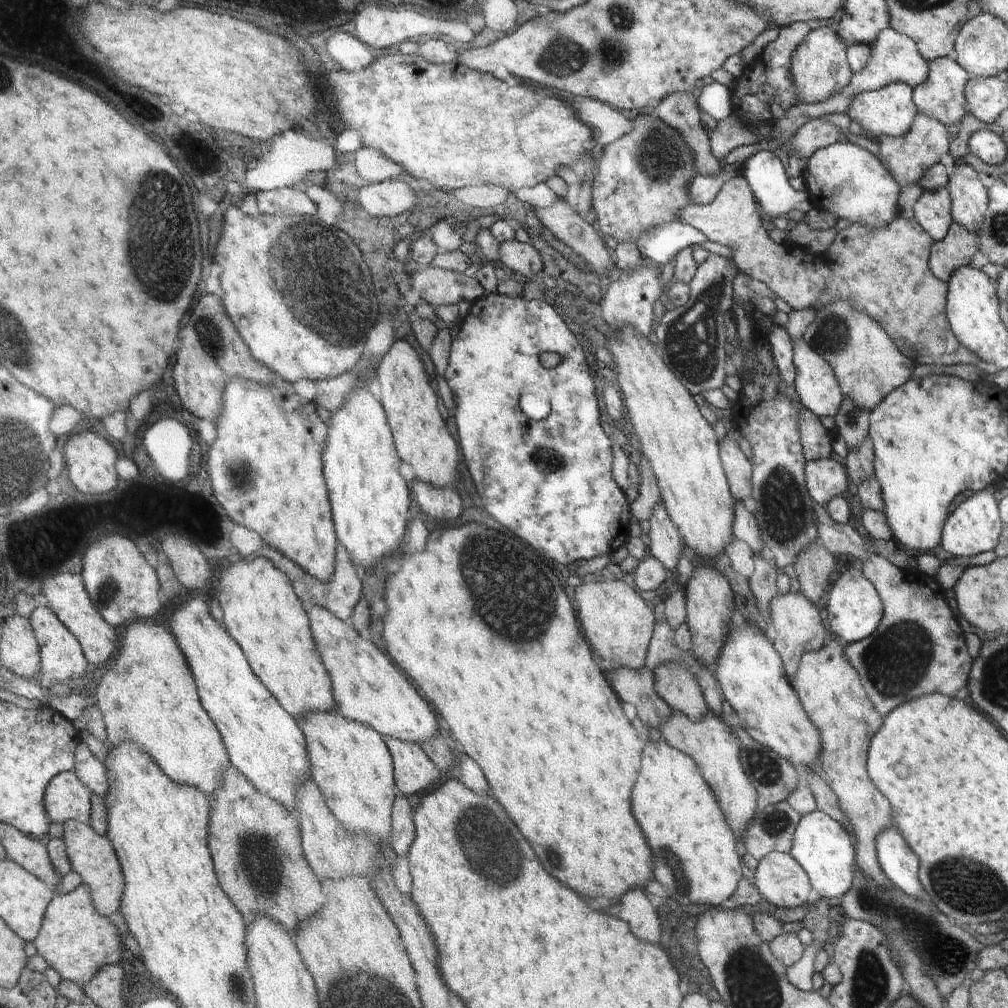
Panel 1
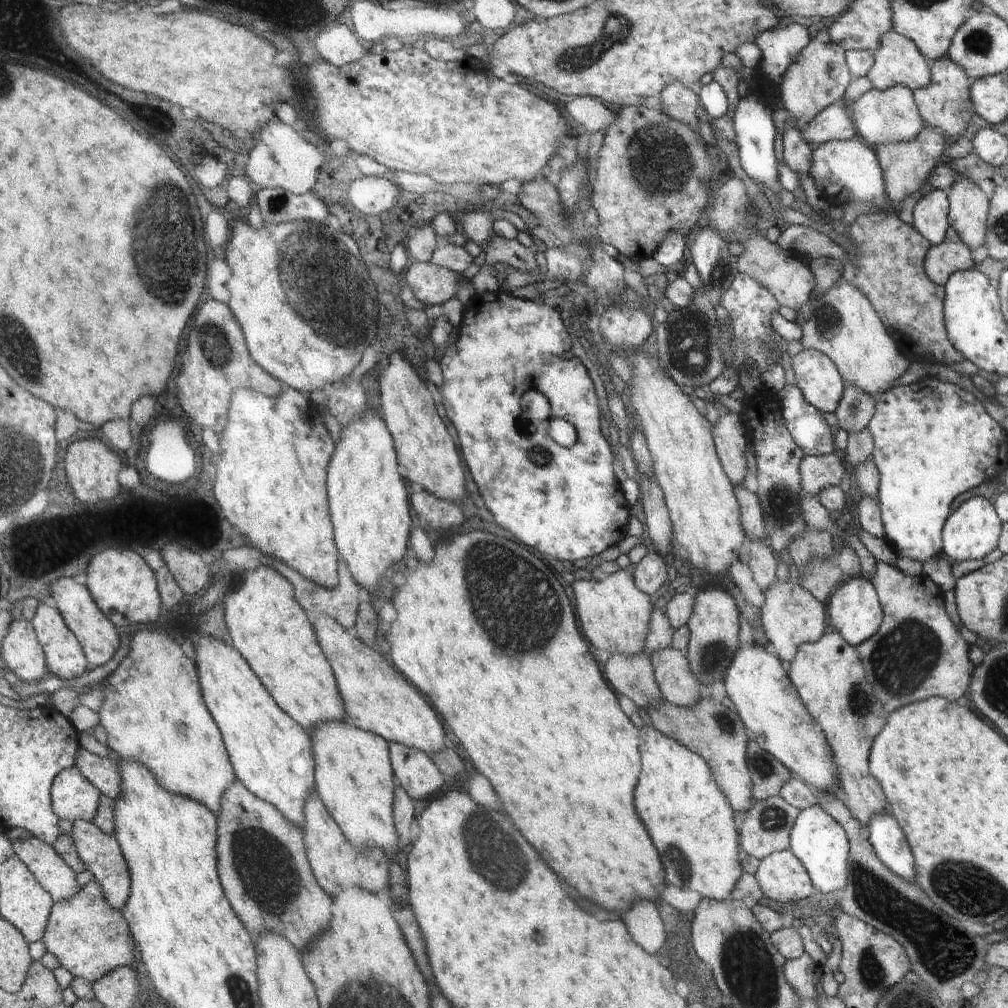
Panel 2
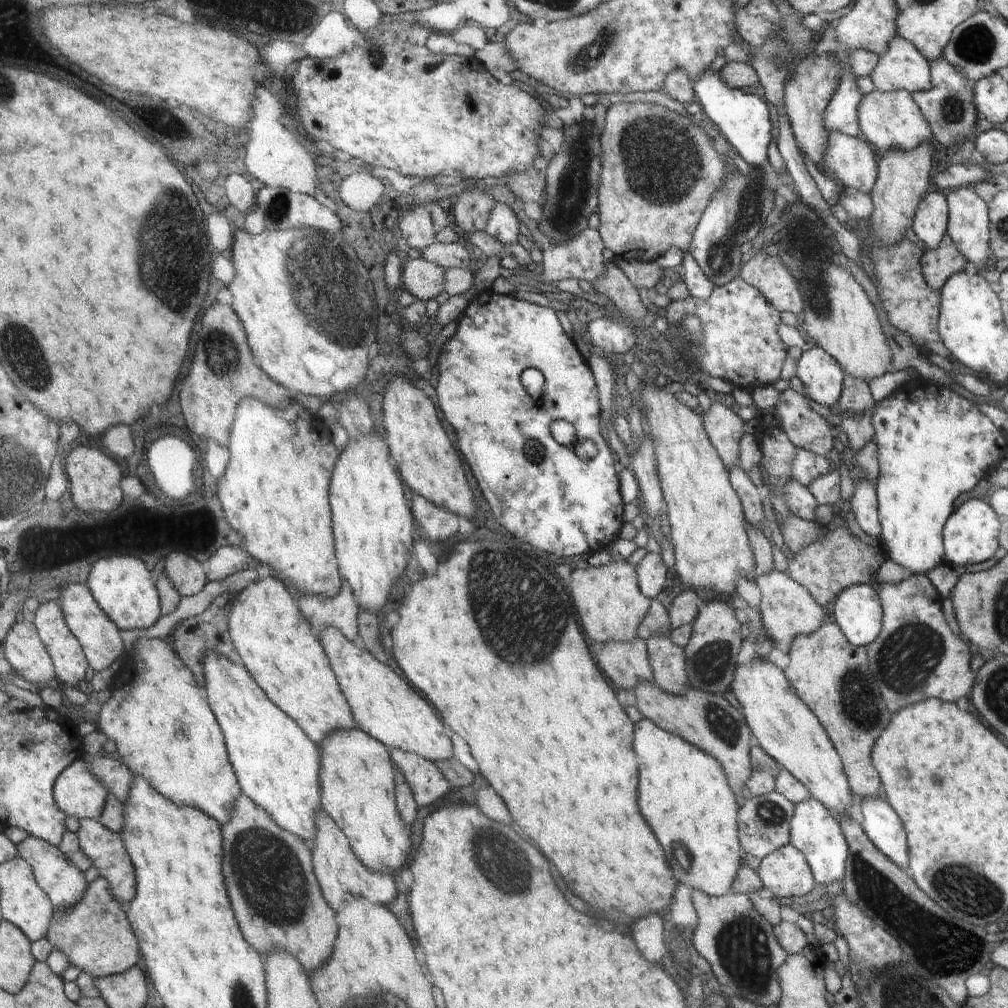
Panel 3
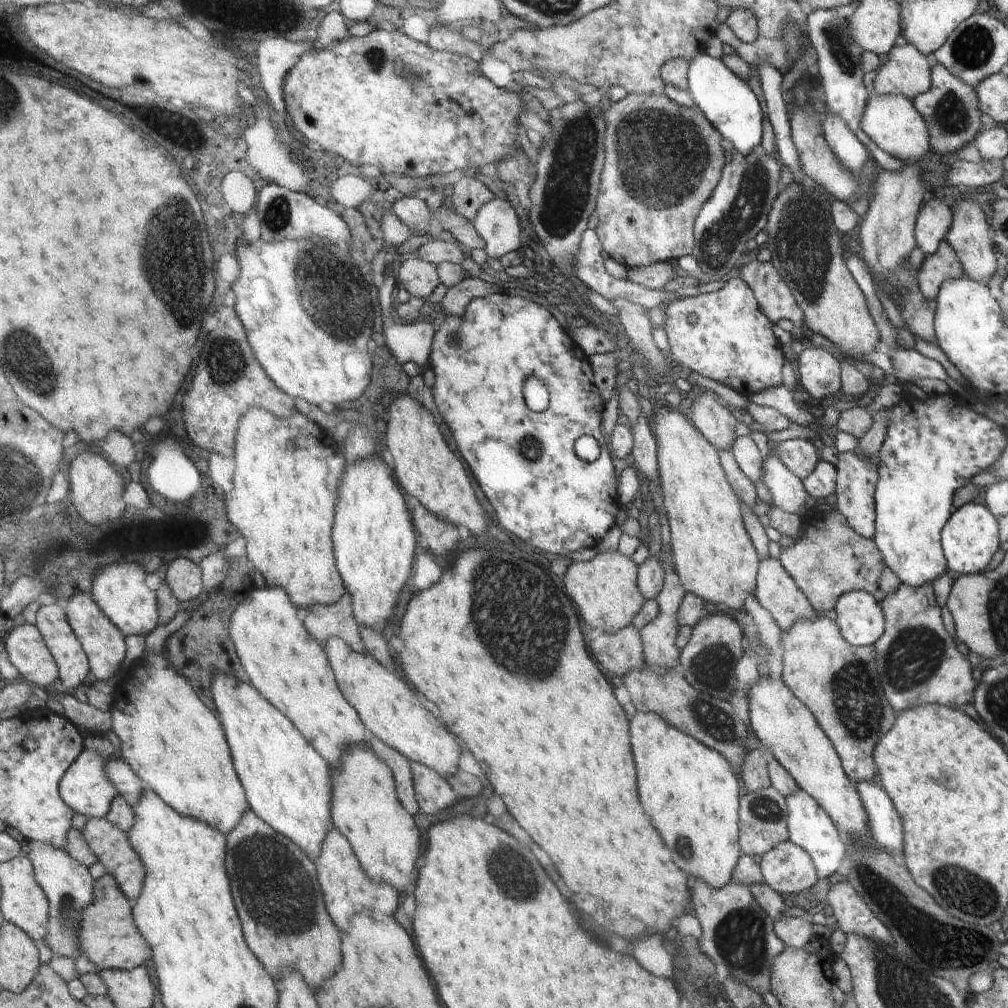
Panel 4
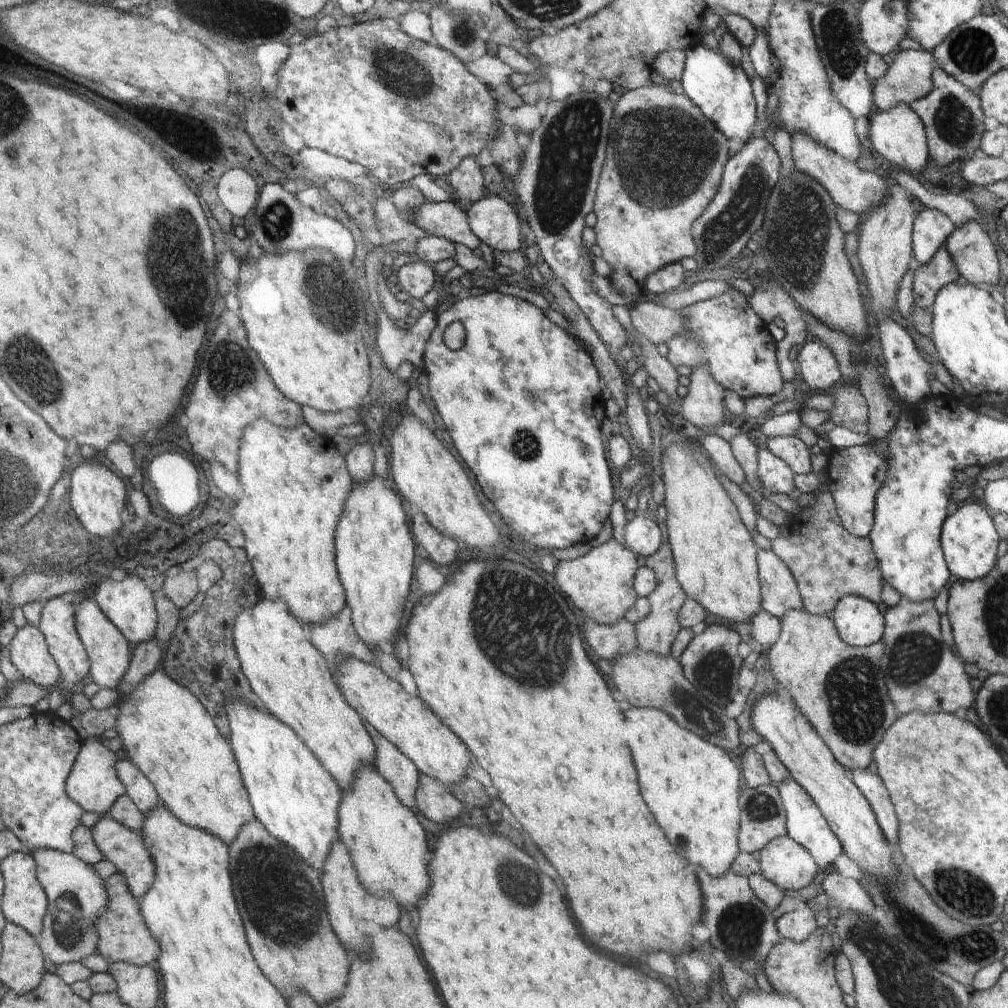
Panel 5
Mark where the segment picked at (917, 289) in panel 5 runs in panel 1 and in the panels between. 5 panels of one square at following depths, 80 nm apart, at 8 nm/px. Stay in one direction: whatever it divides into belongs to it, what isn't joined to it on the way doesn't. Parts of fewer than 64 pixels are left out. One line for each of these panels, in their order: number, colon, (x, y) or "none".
1: (953, 252)
2: (952, 255)
3: (939, 265)
4: (944, 264)

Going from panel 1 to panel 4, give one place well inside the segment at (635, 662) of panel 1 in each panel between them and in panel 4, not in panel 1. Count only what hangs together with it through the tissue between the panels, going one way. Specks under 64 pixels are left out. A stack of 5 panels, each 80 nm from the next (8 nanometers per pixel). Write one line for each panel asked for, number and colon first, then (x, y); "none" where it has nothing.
2: (615, 614)
3: (611, 605)
4: (605, 588)

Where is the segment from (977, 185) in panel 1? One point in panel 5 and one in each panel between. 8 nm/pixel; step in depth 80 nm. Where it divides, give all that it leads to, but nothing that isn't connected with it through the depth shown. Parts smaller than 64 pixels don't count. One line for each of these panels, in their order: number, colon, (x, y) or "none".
2: (968, 205)
3: (968, 227)
4: (970, 235)
5: (970, 245)

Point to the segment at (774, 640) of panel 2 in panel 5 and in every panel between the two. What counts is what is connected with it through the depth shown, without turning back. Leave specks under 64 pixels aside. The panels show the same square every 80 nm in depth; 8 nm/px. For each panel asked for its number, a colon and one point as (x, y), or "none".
3: (788, 609)
4: (777, 591)
5: (779, 593)

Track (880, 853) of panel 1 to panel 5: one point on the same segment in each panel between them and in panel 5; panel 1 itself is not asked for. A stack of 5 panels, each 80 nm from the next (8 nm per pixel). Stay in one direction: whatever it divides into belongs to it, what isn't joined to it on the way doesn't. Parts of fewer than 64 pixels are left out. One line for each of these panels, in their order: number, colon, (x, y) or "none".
2: (888, 840)
3: (883, 826)
4: (885, 827)
5: (870, 785)

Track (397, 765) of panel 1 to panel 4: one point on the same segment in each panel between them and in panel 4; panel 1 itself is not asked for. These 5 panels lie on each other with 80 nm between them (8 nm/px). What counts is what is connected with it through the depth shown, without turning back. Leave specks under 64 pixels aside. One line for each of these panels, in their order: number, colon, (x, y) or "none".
2: (416, 773)
3: (427, 782)
4: (433, 794)

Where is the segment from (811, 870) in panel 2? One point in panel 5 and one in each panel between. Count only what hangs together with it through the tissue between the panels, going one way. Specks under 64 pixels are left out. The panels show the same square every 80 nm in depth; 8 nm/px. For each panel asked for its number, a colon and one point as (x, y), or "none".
3: (815, 832)
4: (810, 826)
5: (807, 825)

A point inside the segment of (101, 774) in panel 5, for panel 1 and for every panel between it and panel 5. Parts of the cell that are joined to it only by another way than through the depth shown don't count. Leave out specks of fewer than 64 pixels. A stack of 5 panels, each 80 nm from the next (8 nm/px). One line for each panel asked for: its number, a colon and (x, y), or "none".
1: (67, 798)
2: (75, 797)
3: (78, 793)
4: (86, 788)

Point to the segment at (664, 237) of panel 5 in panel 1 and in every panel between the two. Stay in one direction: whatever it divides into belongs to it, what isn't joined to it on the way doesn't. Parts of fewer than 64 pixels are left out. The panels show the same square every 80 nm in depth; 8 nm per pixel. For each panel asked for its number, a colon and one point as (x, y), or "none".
1: (641, 179)
2: (653, 172)
3: (659, 170)
4: (662, 161)

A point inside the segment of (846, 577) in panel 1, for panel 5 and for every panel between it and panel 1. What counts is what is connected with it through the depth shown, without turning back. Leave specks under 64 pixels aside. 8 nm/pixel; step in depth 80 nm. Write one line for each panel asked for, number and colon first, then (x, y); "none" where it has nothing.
2: (855, 611)
3: (857, 612)
4: (860, 618)
5: (859, 621)

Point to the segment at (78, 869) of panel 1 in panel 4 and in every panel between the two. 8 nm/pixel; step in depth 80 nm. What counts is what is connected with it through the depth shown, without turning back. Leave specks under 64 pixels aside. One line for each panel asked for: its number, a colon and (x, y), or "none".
2: (101, 853)
3: (106, 849)
4: (112, 846)

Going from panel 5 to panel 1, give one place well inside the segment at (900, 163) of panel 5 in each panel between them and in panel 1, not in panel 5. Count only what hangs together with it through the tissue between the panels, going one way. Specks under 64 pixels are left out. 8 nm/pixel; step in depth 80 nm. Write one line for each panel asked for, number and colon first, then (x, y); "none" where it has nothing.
1: (890, 110)
2: (891, 116)
3: (889, 120)
4: (893, 122)

